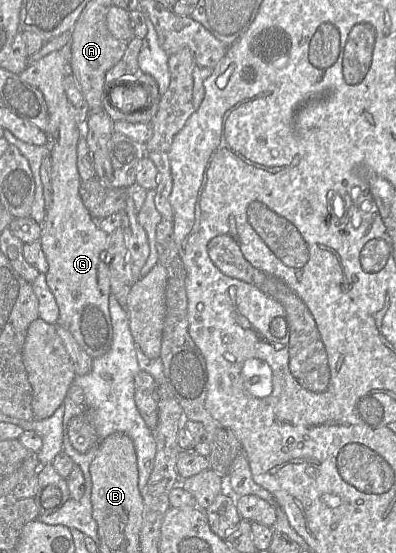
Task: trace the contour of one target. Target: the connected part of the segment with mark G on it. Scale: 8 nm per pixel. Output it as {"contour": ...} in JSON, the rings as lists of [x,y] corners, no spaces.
{"contour":[[[65,45],[60,50],[51,52],[19,74],[20,78],[35,87],[43,94],[49,113],[49,143],[51,156],[52,203],[46,210],[42,223],[40,244],[48,262],[45,273],[46,283],[53,293],[59,309],[57,324],[67,329],[79,346],[92,358],[99,358],[109,352],[112,345],[113,329],[109,313],[110,271],[104,261],[108,247],[108,235],[101,230],[91,216],[80,196],[80,178],[77,168],[77,145],[83,136],[83,126],[76,119],[75,111],[64,90],[63,80],[70,73],[71,49]]]}

